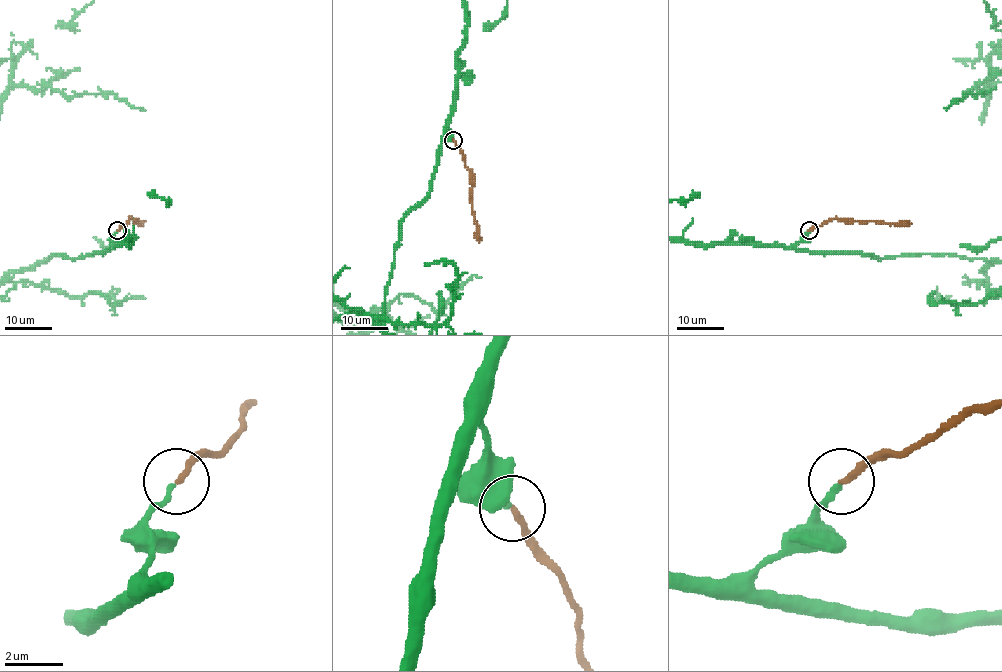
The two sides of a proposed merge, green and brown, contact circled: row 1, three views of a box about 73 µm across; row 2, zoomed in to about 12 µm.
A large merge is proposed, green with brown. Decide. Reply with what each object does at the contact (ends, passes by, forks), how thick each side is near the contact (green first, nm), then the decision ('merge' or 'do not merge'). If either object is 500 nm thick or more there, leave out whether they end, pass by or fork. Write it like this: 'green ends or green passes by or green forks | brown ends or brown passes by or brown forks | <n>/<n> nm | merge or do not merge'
green ends | brown ends | 200/200 nm | merge

